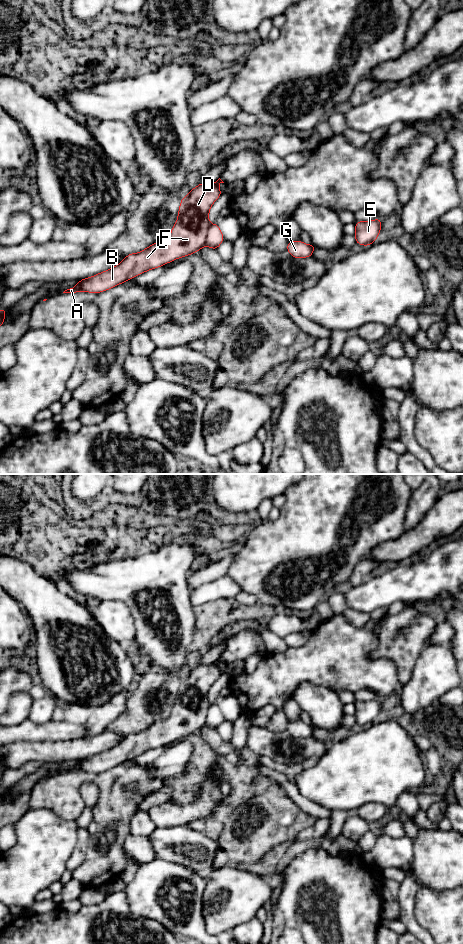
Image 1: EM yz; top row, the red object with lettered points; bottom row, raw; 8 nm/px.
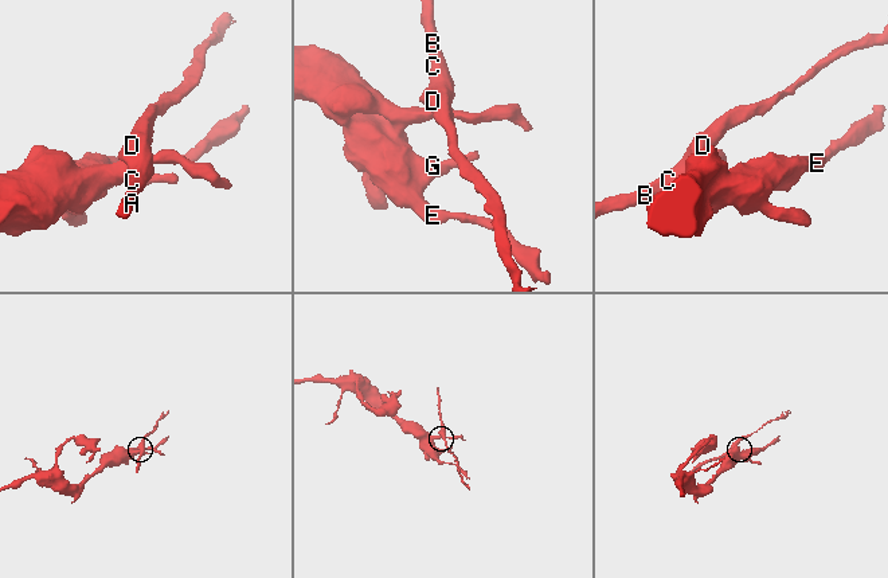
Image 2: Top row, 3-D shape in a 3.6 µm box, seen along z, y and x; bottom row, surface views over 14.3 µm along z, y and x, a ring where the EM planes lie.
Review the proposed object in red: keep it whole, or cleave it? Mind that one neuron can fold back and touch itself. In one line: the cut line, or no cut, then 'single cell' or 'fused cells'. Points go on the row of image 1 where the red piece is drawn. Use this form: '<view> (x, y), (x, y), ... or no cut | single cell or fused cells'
yz (210, 225), (207, 230), (205, 244) | fused cells

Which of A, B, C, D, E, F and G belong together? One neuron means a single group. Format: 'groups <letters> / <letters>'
groups A B C D F / E G

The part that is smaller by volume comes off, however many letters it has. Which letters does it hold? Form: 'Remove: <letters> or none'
Remove: A, B, C, D, F

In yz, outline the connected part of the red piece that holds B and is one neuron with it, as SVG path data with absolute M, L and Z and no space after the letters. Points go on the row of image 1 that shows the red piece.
M220 178L214 183L200 183L181 198L177 221L167 239L159 240L141 252L128 254L118 265L81 279L63 293L98 294L139 274L200 251L206 245L209 211L222 195L220 183L224 183Z

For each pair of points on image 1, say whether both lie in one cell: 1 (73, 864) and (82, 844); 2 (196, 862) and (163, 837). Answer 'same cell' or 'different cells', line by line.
1: same cell
2: same cell

